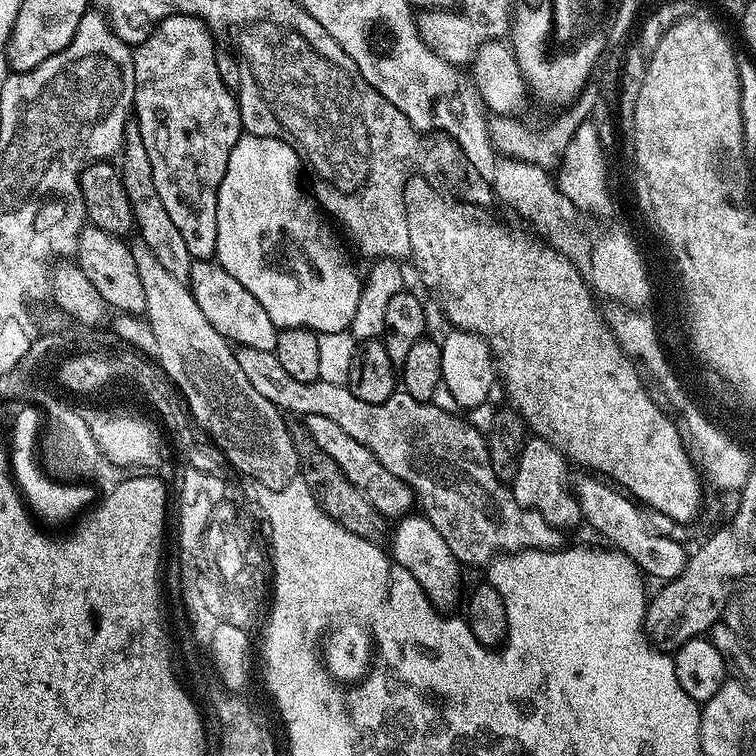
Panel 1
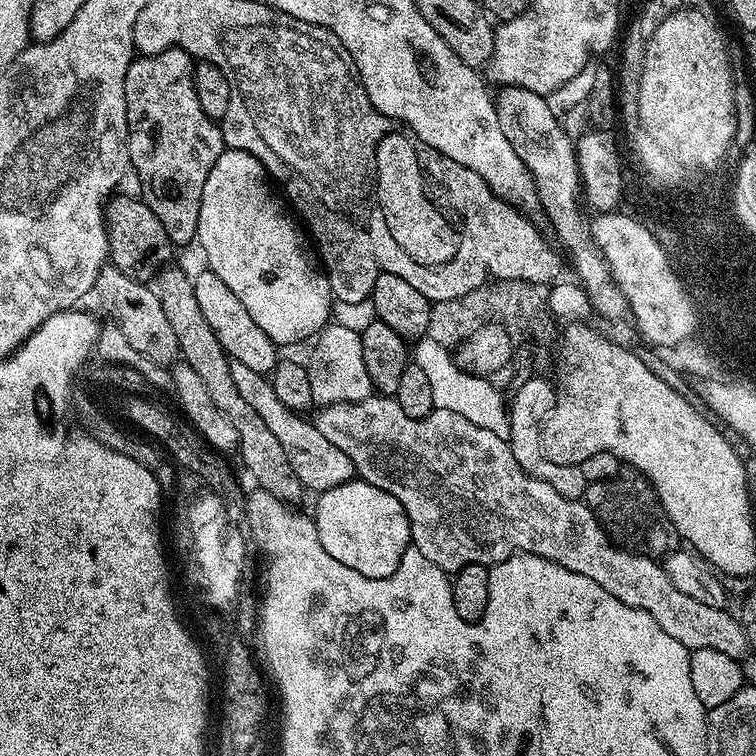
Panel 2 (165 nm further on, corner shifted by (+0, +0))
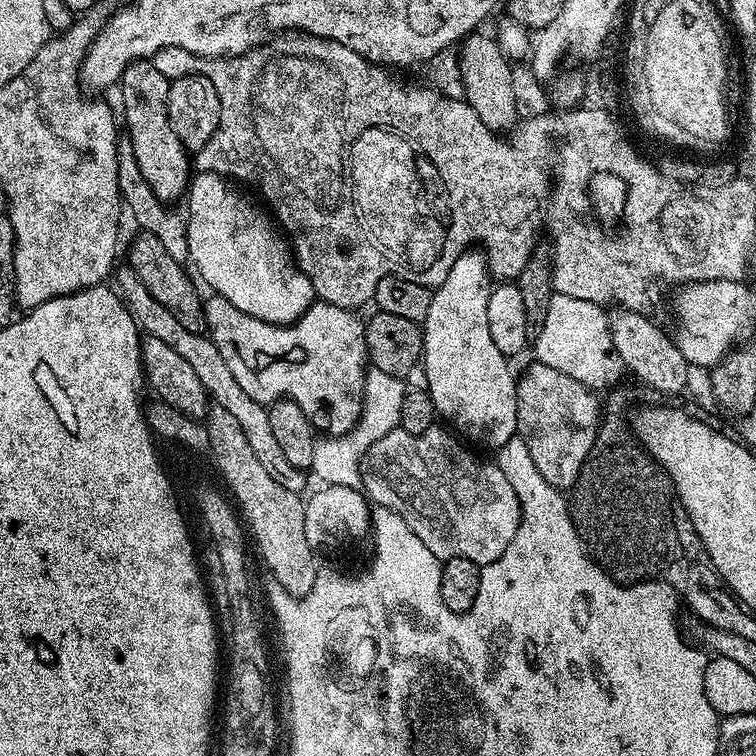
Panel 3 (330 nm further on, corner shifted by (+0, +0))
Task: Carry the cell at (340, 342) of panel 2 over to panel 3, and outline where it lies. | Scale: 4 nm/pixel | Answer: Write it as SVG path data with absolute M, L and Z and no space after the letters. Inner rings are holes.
M369 367L364 374L364 409L354 427L344 436L332 439L320 438L316 441L316 459L328 468L320 472L325 485L360 484L362 461L365 459L368 447L378 438L386 438L395 428L400 427L400 415L402 414L402 402L406 393L405 381L399 376L385 374L382 370Z

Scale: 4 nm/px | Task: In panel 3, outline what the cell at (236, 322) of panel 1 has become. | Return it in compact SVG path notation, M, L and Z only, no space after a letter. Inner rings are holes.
M215 294L209 297L204 300L207 335L214 346L218 346L218 354L222 354L226 366L230 366L238 386L242 386L254 402L267 406L287 398L300 407L317 433L327 433L332 438L344 436L360 421L364 409L364 374L370 361L364 341L365 321L359 320L353 309L313 302L292 324L271 324L238 310L226 302L226 298Z

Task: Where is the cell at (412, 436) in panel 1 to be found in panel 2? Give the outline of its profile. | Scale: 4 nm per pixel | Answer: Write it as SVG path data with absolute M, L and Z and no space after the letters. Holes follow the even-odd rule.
M373 394L367 396L365 400L359 400L353 404L325 404L319 411L320 413L314 416L314 423L318 434L323 434L331 444L338 446L338 450L342 450L342 454L346 454L350 458L350 462L355 466L356 476L359 479L370 482L374 486L394 494L394 498L398 498L398 502L404 504L404 513L410 522L410 530L412 531L412 544L420 552L420 555L430 558L430 562L434 566L438 566L441 572L455 574L460 569L471 564L482 564L485 566L501 564L506 558L521 552L530 552L532 555L546 558L574 574L585 576L594 582L598 582L598 586L602 590L614 594L614 598L626 602L626 606L634 606L638 610L646 610L646 614L650 614L650 618L654 618L654 622L658 622L658 626L662 626L662 630L666 630L666 634L670 634L670 638L682 642L682 646L686 646L689 650L694 648L718 650L721 654L730 654L730 658L739 661L743 661L749 655L750 647L746 638L746 630L733 613L732 616L728 613L729 609L727 607L706 606L702 602L690 598L687 594L682 594L682 590L678 590L678 586L674 586L674 582L670 582L664 565L659 559L651 556L641 556L640 553L633 552L615 543L612 537L608 535L606 529L598 522L596 515L588 509L583 499L571 500L566 498L562 494L558 494L558 490L554 490L554 486L550 486L546 482L534 478L526 470L522 470L522 466L518 466L518 458L514 458L511 443L505 437L494 434L492 430L484 430L480 426L476 426L468 418L454 413L453 410L434 408L428 417L415 420L402 410L396 399L383 394Z

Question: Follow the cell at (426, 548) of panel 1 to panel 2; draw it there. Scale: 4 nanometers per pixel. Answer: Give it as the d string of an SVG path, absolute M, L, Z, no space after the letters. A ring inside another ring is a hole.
M353 478L342 486L319 493L315 497L314 519L318 536L330 558L358 570L366 579L390 578L402 562L402 554L412 544L410 522L404 513L404 504L386 490L370 482Z

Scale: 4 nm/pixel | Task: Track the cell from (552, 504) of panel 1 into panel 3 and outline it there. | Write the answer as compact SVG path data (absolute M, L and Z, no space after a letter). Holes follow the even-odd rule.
M555 363L532 364L524 373L519 373L516 382L516 431L519 439L528 447L530 458L534 458L534 466L550 486L561 490L570 490L576 484L578 474L594 446L596 436L600 432L602 404L596 401L589 385L583 380L570 378L563 367L555 368Z

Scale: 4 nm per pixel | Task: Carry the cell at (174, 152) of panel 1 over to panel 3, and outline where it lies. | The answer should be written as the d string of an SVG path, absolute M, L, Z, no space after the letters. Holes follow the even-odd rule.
M138 60L129 64L120 75L118 93L124 103L122 124L128 127L126 139L132 143L132 153L138 162L138 170L142 170L142 178L146 178L146 186L154 190L156 197L165 202L176 202L185 195L190 183L190 153L184 149L178 134L168 121L166 102L170 81L148 60Z

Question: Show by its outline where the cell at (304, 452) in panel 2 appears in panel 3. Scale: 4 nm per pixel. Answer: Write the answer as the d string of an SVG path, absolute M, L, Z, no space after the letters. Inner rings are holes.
M117 267L114 272L114 281L116 280L114 288L128 307L128 312L134 318L136 327L144 336L153 336L161 342L166 342L166 346L170 346L181 358L186 358L186 362L193 368L194 374L198 374L198 382L202 382L209 401L217 408L228 410L238 422L238 426L242 426L242 434L246 434L246 442L250 442L255 457L258 458L258 462L262 462L262 466L270 474L270 478L274 478L274 482L286 486L286 490L297 494L303 493L305 473L299 468L290 466L290 462L286 462L286 458L274 438L274 430L270 430L267 407L254 402L254 398L250 398L250 394L246 394L246 390L242 390L242 386L238 386L238 381L235 380L230 366L226 366L222 354L218 354L218 346L214 346L214 342L207 335L186 330L186 326L182 326L182 322L178 322L178 318L174 318L174 314L170 314L170 310L166 310L166 306L162 306L162 302L157 302L154 294L150 294L150 290L146 290L146 286L142 286L142 278L138 278L138 274L134 274L132 268L120 267Z

